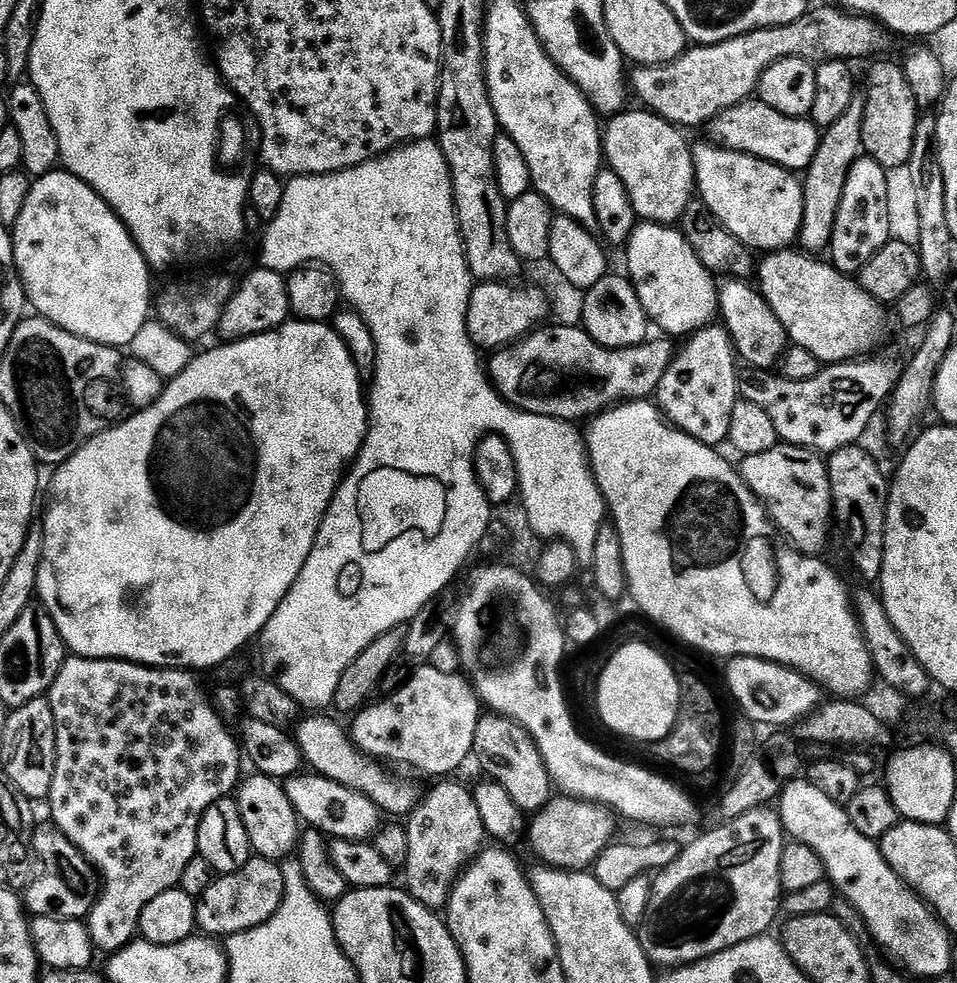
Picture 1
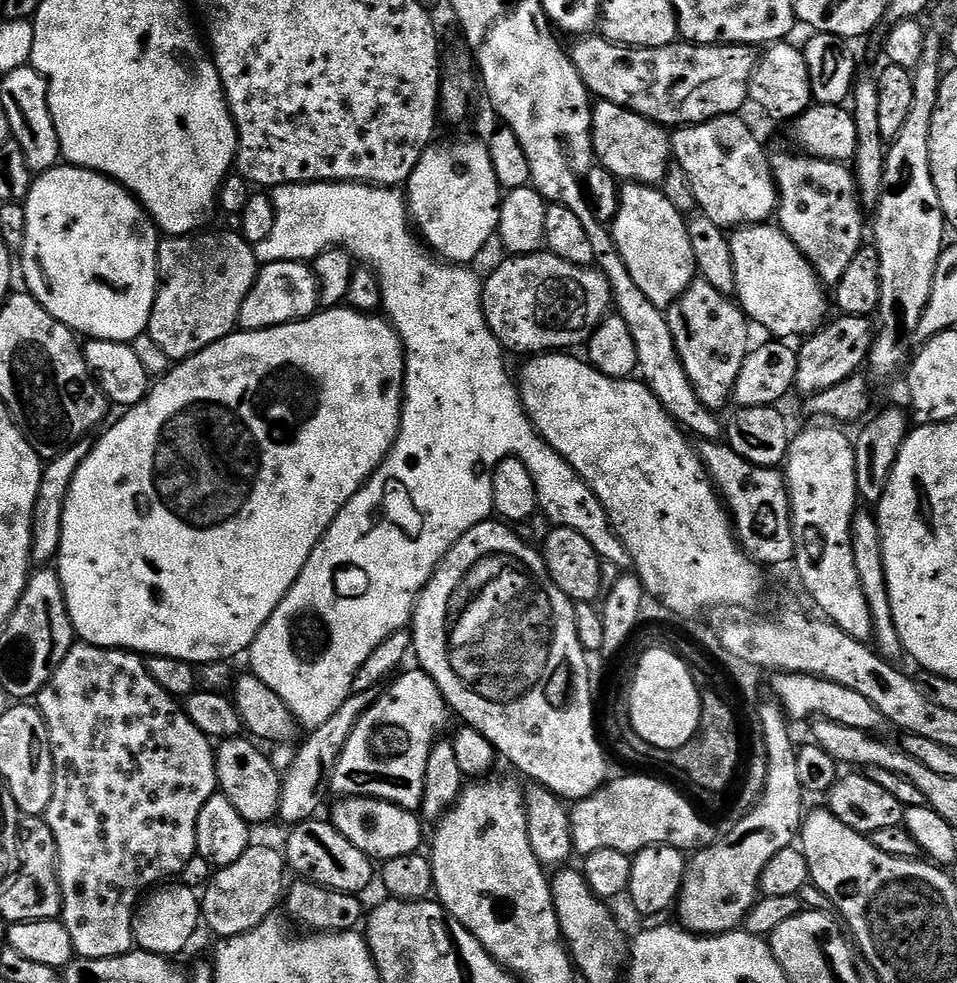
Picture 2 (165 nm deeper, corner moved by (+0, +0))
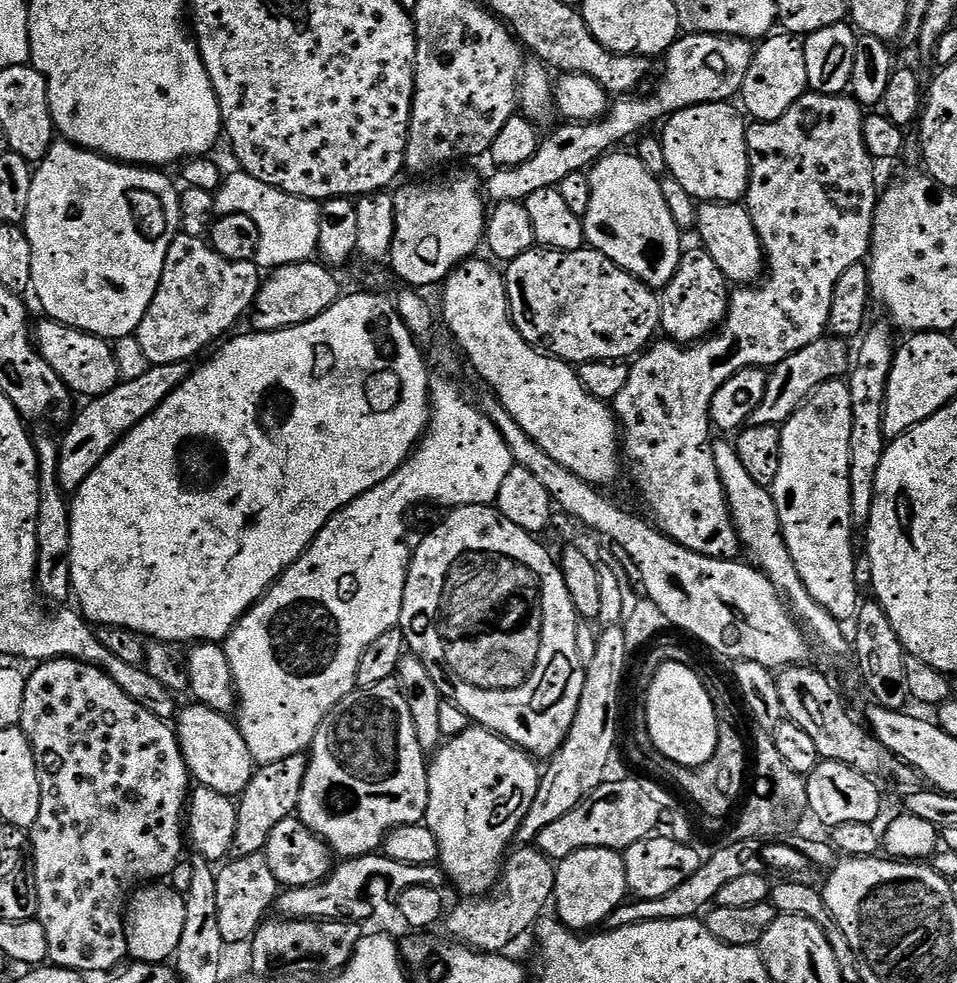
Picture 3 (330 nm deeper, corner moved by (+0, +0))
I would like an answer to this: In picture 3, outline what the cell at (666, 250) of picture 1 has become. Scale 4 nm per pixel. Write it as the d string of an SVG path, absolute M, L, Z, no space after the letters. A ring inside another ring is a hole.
M616 150L597 160L590 172L592 181L592 198L590 210L582 217L584 221L584 239L596 251L601 252L610 262L614 262L631 276L637 276L641 282L653 290L662 290L674 278L680 266L682 247L680 236L682 229L676 224L674 214L670 214L670 206L666 206L666 198L662 198L660 180L642 166L639 155Z

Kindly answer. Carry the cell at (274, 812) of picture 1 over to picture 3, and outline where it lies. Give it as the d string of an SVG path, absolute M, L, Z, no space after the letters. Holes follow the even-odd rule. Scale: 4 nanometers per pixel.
M192 702L192 705L183 712L184 709L175 721L174 731L195 783L223 796L239 797L251 782L254 771L252 755L239 727L233 721L231 724L228 721L231 719L225 713L210 710L199 702Z

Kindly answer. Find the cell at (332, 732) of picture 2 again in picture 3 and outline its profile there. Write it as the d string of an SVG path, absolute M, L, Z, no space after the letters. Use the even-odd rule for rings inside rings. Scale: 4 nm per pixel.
M304 754L291 756L282 758L278 762L261 764L253 771L251 782L238 797L236 810L238 826L234 848L239 855L255 856L263 853L270 834L278 826L278 822L282 822L299 809L300 795L308 770L308 759L309 757Z

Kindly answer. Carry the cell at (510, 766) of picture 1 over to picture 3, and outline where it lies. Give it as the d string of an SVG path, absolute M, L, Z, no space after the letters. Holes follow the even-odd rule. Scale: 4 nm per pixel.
M520 846L507 857L503 865L502 887L499 891L479 898L461 899L461 904L453 912L451 909L447 913L446 925L456 935L453 937L469 948L500 954L508 950L519 936L537 927L538 921L545 915L544 907L553 903L555 895L556 864L552 857L535 846Z

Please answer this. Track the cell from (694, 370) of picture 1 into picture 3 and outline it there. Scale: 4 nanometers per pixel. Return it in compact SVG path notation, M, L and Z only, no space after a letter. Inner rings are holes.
M703 247L685 251L674 278L660 296L660 327L663 335L682 345L697 343L715 333L728 319L730 281L718 270L718 262Z

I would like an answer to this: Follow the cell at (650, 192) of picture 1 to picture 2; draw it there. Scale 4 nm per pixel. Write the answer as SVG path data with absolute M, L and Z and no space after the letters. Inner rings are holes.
M596 100L592 104L592 150L599 167L605 168L617 181L656 186L670 167L672 142L661 125L609 100Z

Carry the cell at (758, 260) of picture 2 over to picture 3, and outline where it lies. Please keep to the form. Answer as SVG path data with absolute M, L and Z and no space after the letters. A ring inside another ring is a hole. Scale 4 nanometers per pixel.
M701 203L696 213L695 229L700 232L699 243L704 251L710 254L710 258L714 258L714 262L718 262L718 270L722 270L722 274L733 285L752 286L765 275L764 244L743 203Z

